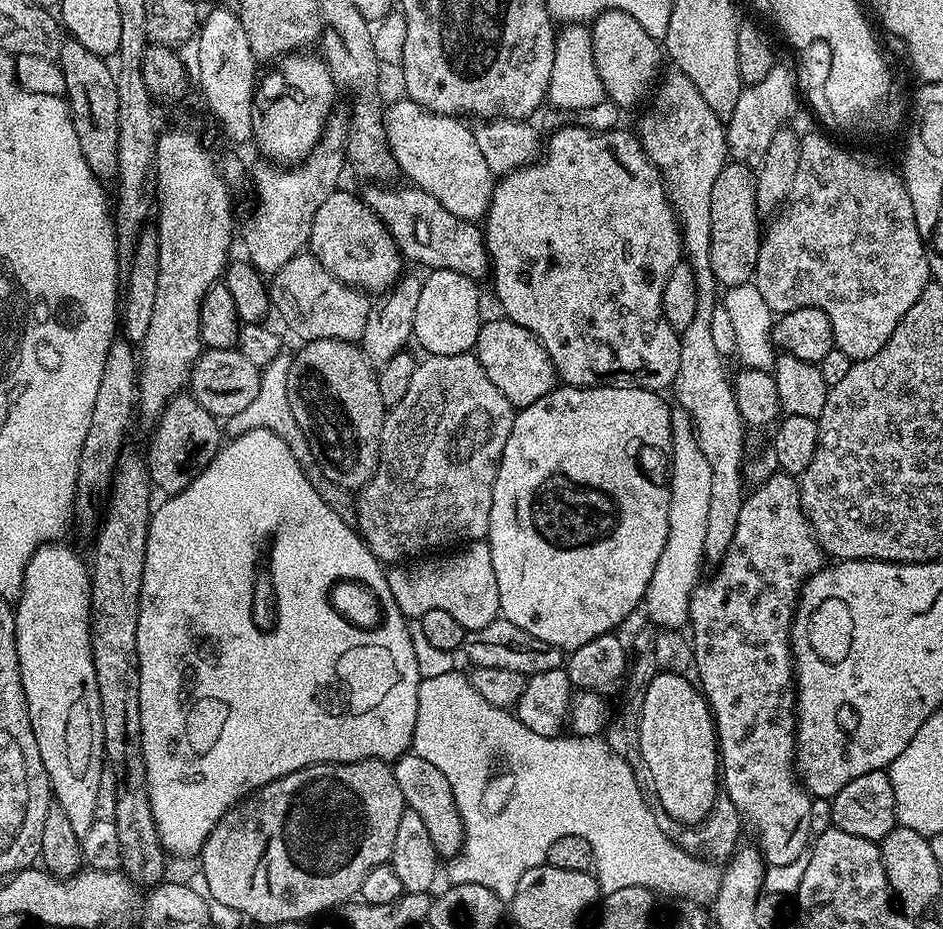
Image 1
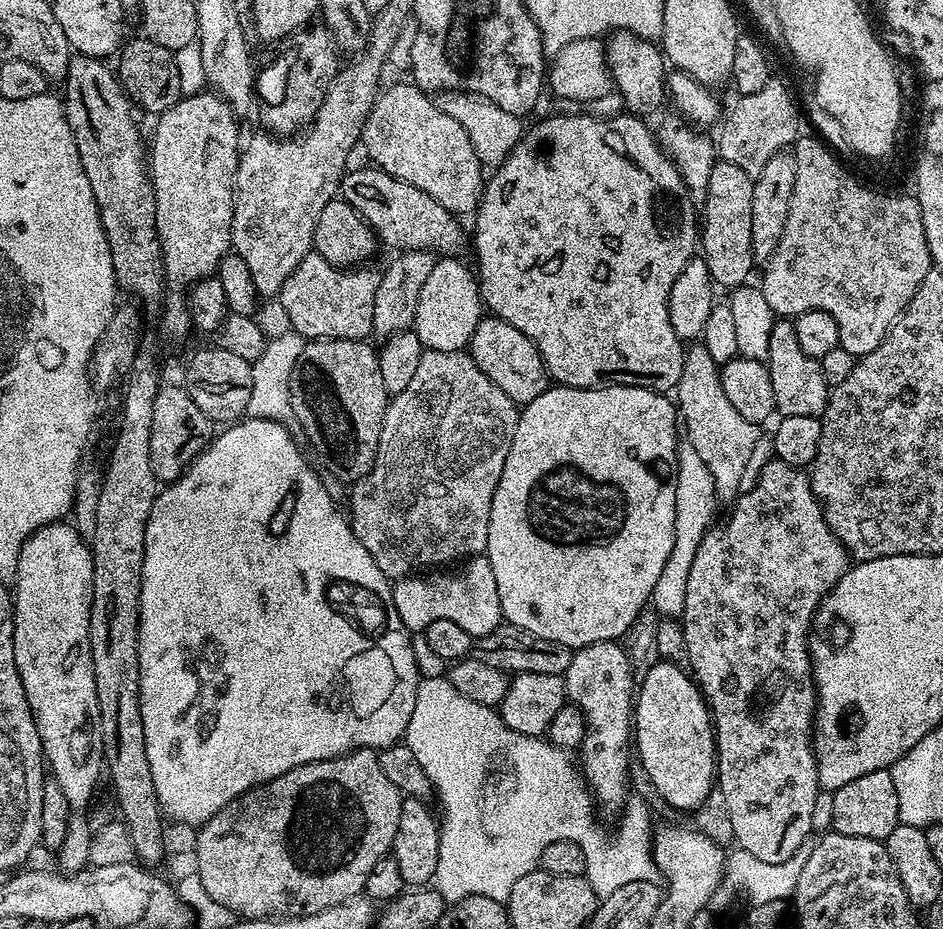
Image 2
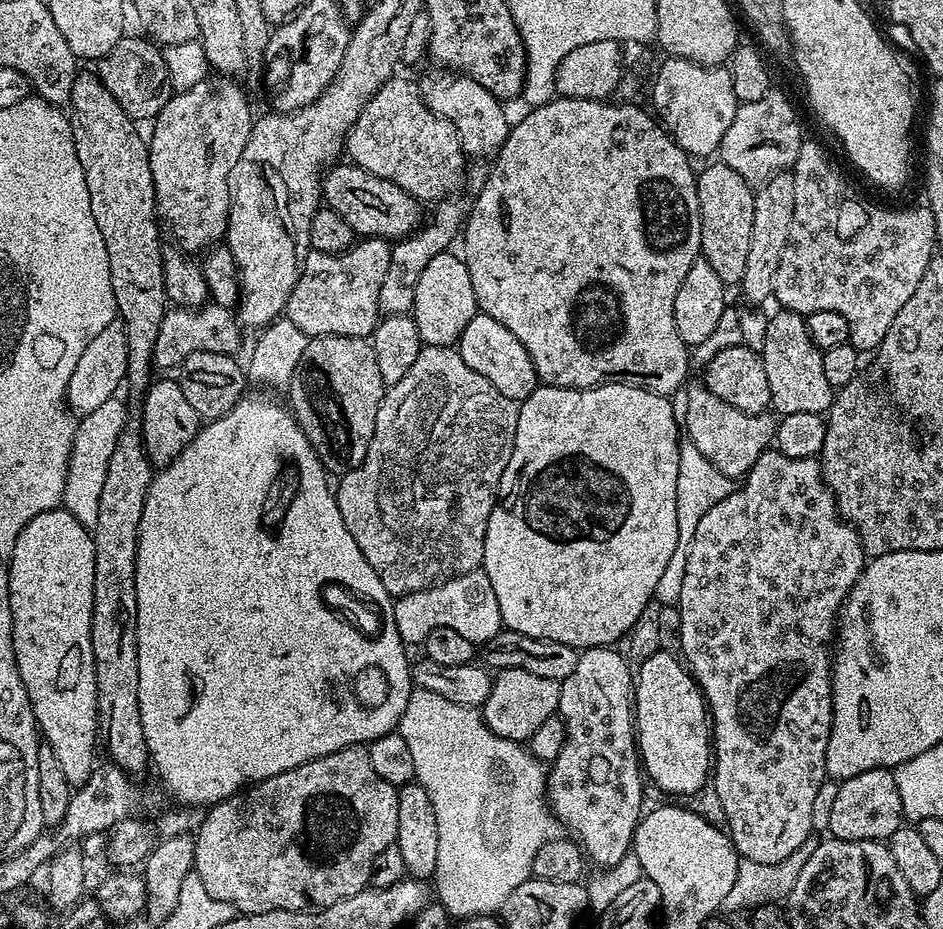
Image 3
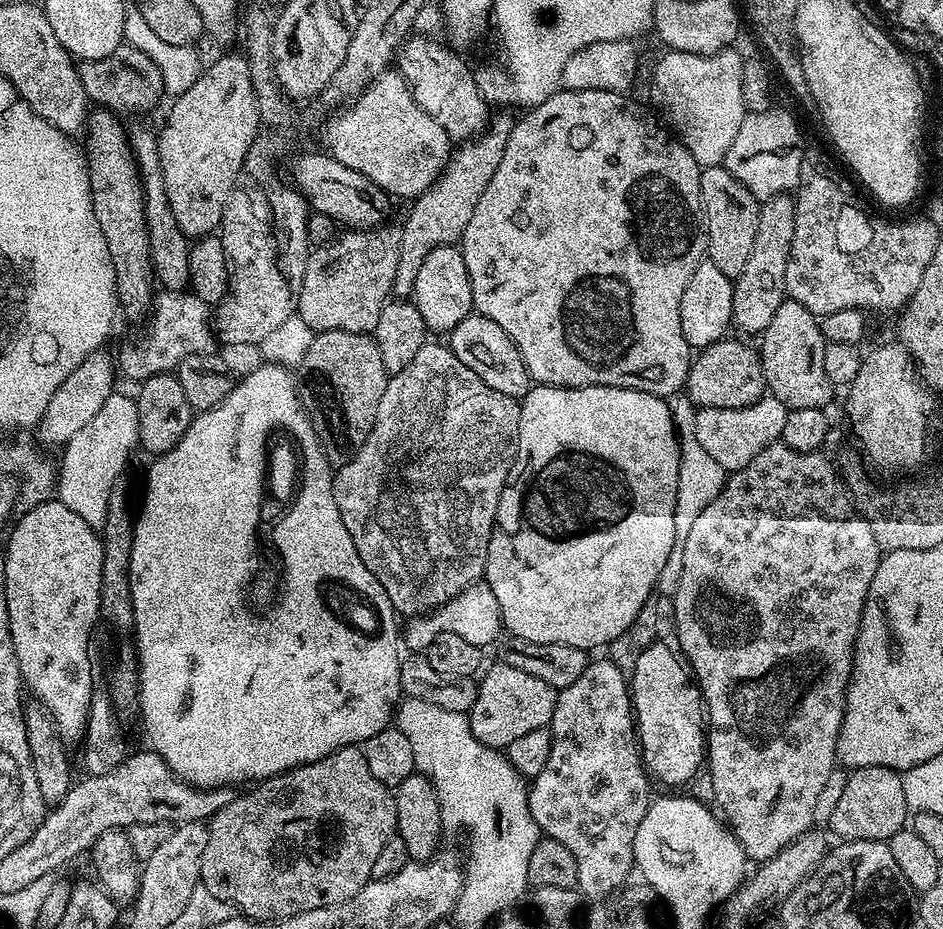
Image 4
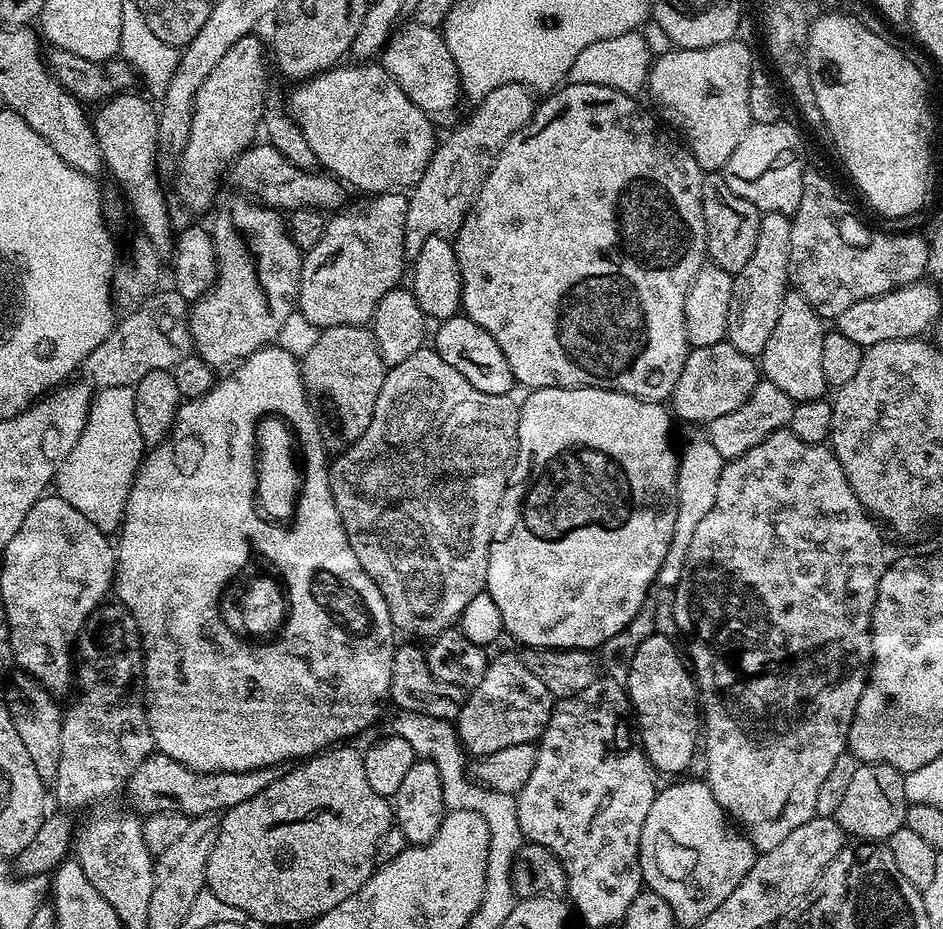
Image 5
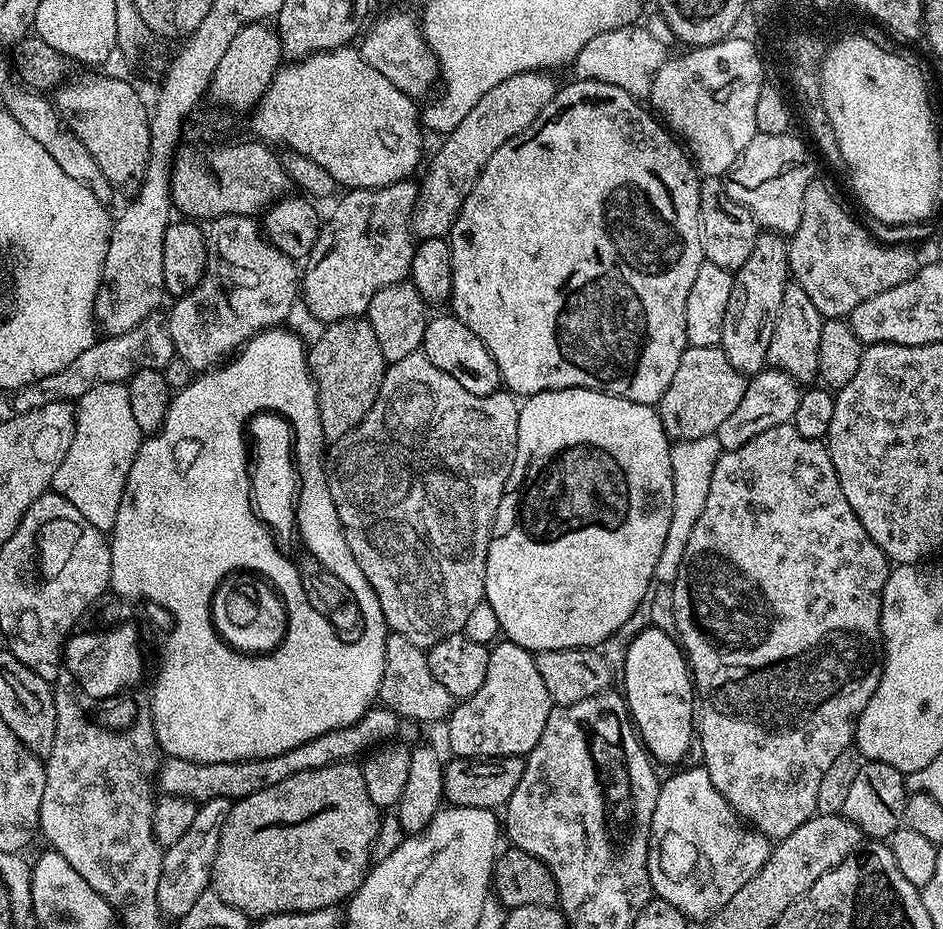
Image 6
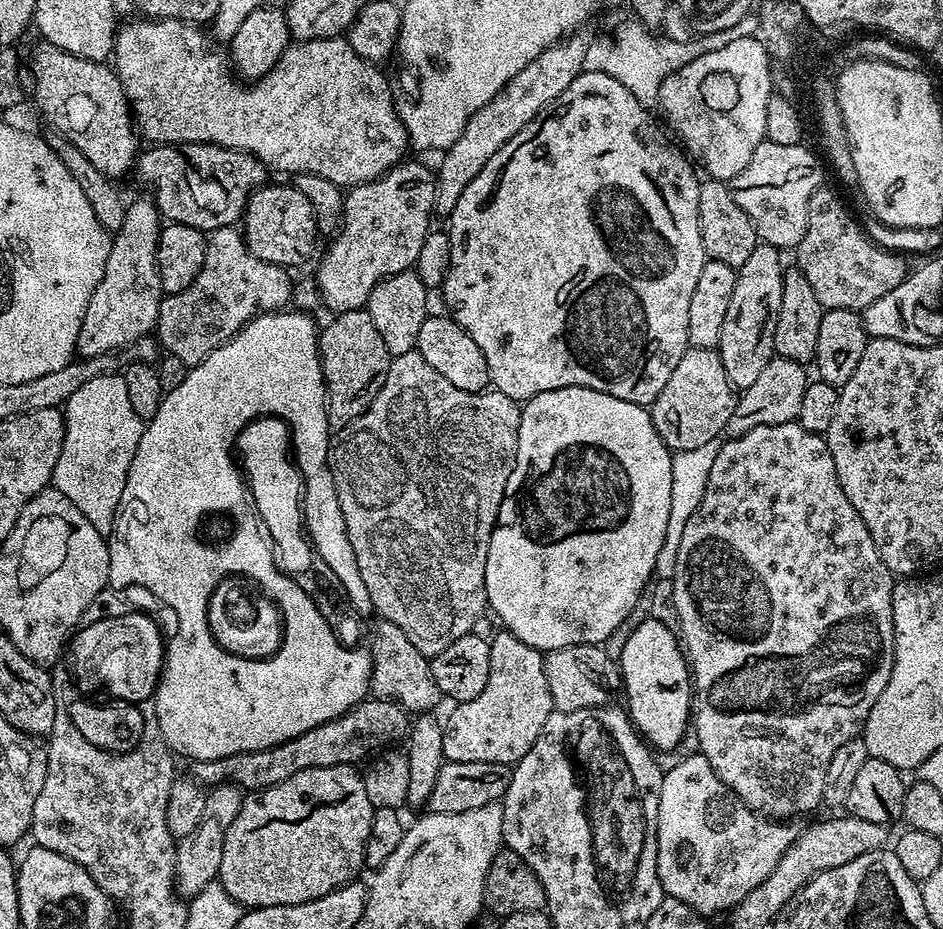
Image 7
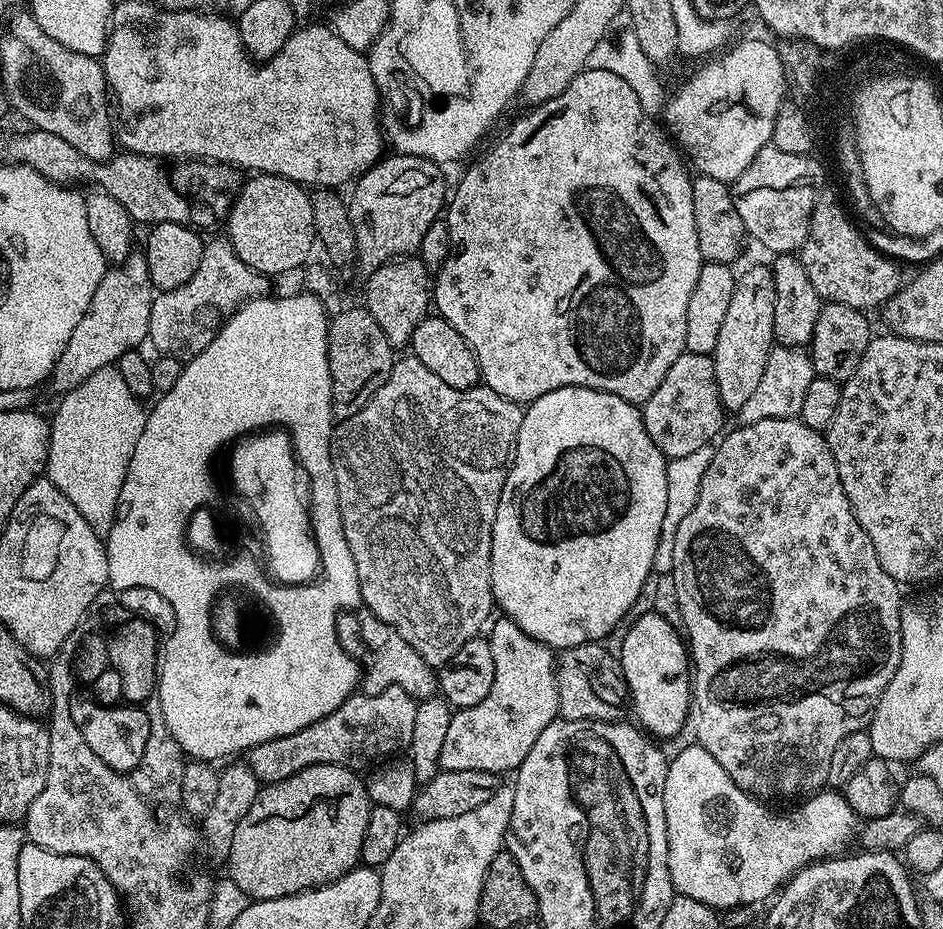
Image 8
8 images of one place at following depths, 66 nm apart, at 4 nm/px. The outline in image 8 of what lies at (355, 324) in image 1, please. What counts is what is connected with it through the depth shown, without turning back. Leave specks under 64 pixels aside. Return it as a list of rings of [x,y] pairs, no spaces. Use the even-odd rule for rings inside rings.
[[[419,154],[387,156],[359,176],[351,185],[352,197],[349,195],[346,200],[350,222],[354,222],[355,259],[365,273],[415,253],[426,230],[441,219],[446,208],[445,169],[437,161]]]

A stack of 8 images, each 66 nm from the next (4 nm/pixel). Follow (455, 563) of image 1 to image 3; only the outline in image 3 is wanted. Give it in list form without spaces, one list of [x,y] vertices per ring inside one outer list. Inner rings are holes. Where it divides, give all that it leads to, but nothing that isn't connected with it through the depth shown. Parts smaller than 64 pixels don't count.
[[[483,570],[455,576],[424,592],[401,596],[393,603],[392,609],[394,626],[398,626],[400,641],[406,646],[423,645],[426,634],[438,626],[450,626],[450,630],[470,638],[472,644],[482,646],[502,631],[504,622],[498,610],[498,598],[494,598],[494,586],[490,586],[490,578]]]

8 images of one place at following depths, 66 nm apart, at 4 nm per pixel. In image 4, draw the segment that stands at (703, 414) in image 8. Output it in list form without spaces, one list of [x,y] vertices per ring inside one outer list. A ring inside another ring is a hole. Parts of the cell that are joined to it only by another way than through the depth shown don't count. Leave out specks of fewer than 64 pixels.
[[[725,338],[714,342],[710,346],[699,349],[695,353],[692,365],[688,371],[688,382],[686,393],[690,399],[696,403],[697,409],[702,408],[745,408],[754,402],[761,400],[766,395],[764,386],[764,375],[762,374],[762,362],[759,351],[748,344],[743,344],[740,340]]]

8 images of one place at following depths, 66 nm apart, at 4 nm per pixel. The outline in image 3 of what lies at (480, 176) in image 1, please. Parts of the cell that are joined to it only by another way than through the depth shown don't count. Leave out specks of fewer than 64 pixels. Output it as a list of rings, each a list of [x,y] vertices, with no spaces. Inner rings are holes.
[[[401,74],[393,75],[392,79],[380,87],[378,94],[366,102],[358,122],[354,122],[348,131],[346,156],[351,163],[358,165],[370,174],[378,174],[378,178],[386,178],[394,182],[394,186],[402,186],[415,200],[421,202],[439,202],[456,194],[464,184],[464,160],[466,153],[458,138],[458,130],[446,118],[434,114],[426,106],[420,95],[419,83],[414,79],[407,80]]]

